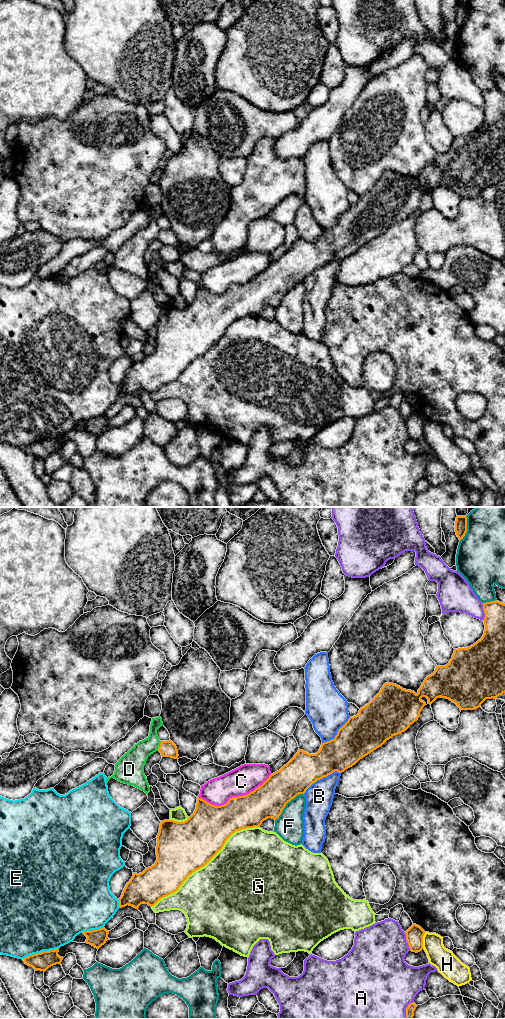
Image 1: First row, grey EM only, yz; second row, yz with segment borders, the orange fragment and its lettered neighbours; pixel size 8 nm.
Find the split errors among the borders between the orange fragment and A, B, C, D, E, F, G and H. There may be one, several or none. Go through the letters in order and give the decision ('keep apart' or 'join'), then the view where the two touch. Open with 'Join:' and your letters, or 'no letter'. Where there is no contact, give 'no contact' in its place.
Join: no letter
A: keep apart; contact in yz
B: keep apart; contact in yz
C: keep apart; contact in yz
D: keep apart; contact in yz
E: keep apart; contact in yz
F: keep apart; contact in yz
G: keep apart; contact in yz
H: keep apart; contact in yz

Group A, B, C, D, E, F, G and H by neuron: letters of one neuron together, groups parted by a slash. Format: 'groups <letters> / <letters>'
groups A / B / C / D / E / F / G / H

